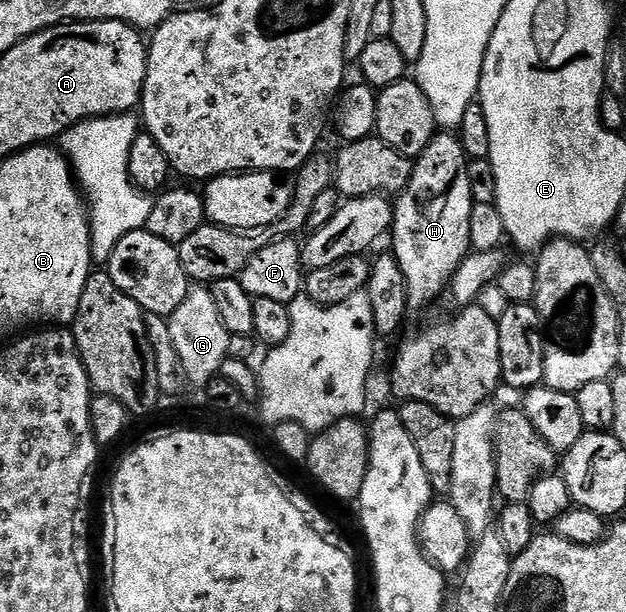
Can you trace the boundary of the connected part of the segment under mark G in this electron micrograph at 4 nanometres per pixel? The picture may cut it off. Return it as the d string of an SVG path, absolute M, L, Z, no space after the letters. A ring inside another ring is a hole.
M189 289L186 300L178 304L176 311L168 318L168 323L170 336L174 340L174 352L178 352L181 374L197 388L207 386L211 378L219 375L230 348L230 335L226 324L222 324L222 316L218 316L211 289Z

